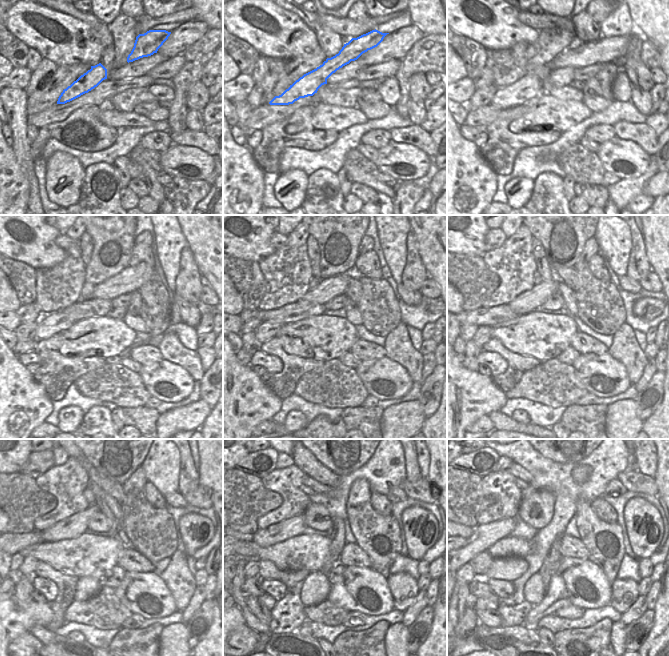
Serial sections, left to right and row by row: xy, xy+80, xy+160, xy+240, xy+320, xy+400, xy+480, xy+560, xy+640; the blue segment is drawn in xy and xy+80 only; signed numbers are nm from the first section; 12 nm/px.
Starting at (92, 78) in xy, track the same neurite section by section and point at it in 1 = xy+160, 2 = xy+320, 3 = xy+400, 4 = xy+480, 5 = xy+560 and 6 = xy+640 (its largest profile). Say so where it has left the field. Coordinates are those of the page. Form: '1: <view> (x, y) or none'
1: xy+160 (526, 88)
2: xy+320 (265, 331)
3: xy+400 (483, 334)
4: xy+480 (28, 567)
5: xy+560 (251, 569)
6: xy+640 (467, 574)

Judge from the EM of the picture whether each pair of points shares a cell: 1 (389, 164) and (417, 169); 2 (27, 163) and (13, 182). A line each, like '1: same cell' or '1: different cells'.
1: same cell
2: different cells

